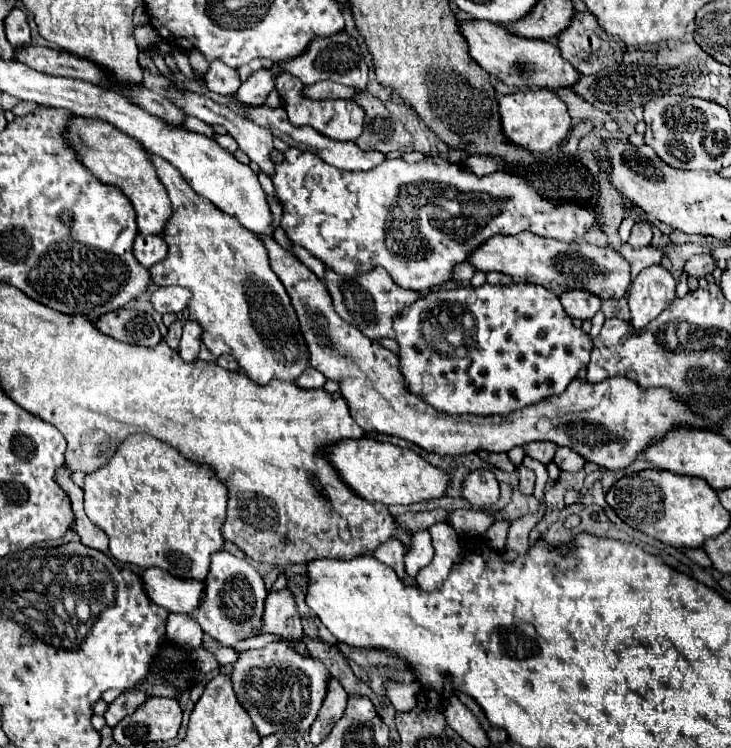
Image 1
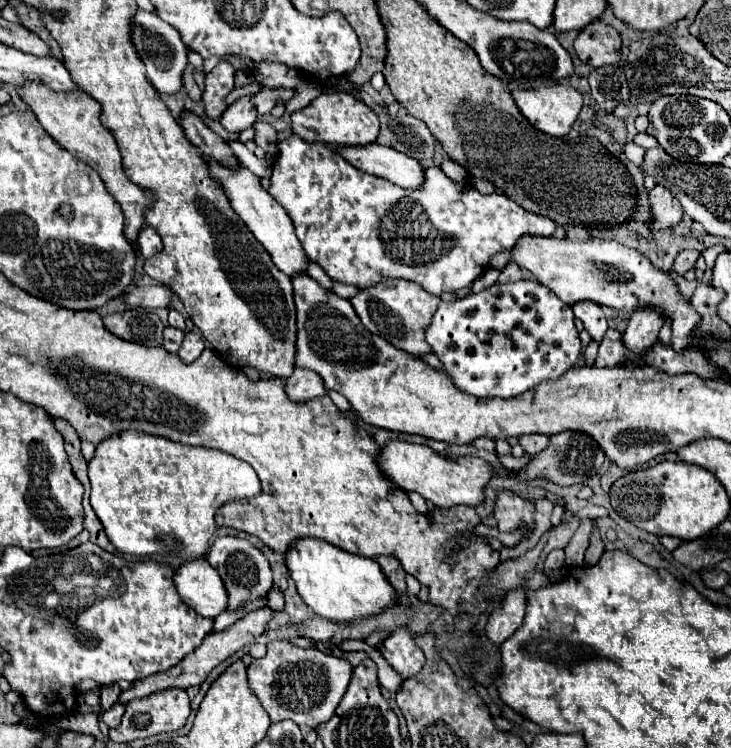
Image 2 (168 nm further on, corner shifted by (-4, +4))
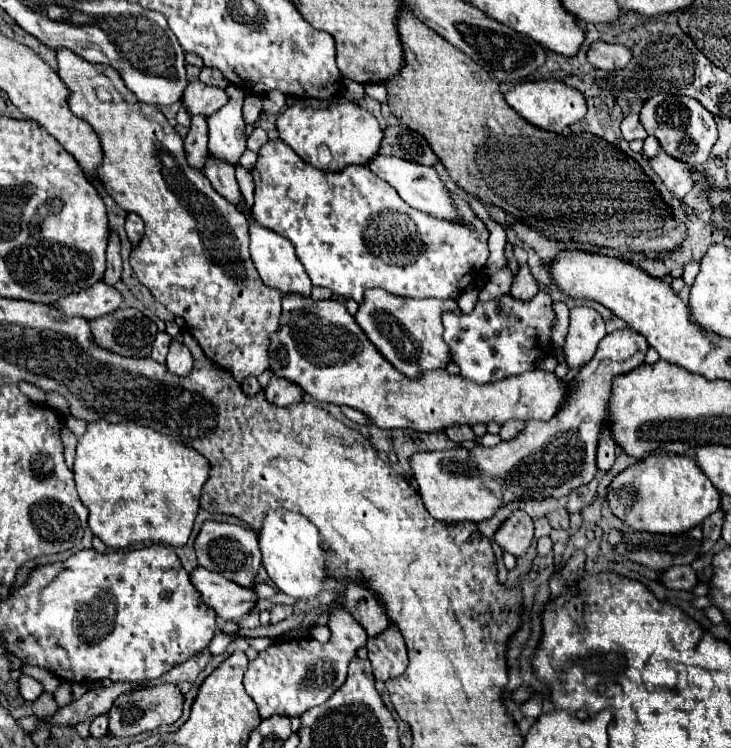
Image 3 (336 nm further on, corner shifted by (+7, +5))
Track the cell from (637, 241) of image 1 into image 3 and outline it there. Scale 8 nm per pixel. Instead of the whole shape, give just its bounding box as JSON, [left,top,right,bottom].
[651,151,695,199]

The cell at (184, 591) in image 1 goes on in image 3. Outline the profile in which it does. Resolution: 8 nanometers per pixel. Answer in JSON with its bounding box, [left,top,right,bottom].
[191,567,257,621]

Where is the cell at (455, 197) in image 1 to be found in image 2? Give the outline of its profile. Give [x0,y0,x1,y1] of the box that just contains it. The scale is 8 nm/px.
[268,134,556,296]

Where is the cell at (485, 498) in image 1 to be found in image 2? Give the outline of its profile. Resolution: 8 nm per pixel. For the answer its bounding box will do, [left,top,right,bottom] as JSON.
[494,490,534,532]

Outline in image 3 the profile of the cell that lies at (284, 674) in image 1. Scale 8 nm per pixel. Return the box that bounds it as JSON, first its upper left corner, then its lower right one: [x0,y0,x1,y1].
[245,591,367,719]

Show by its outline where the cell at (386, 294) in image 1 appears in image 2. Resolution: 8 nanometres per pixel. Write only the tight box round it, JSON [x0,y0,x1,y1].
[350,276,442,356]

